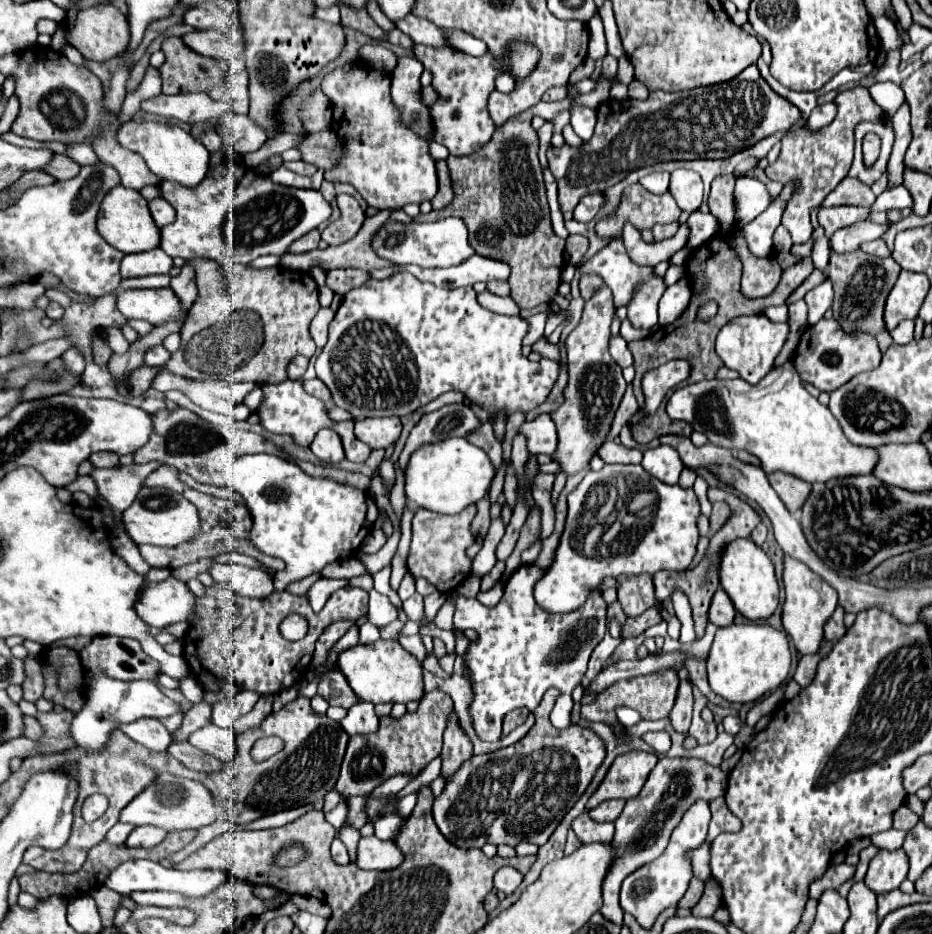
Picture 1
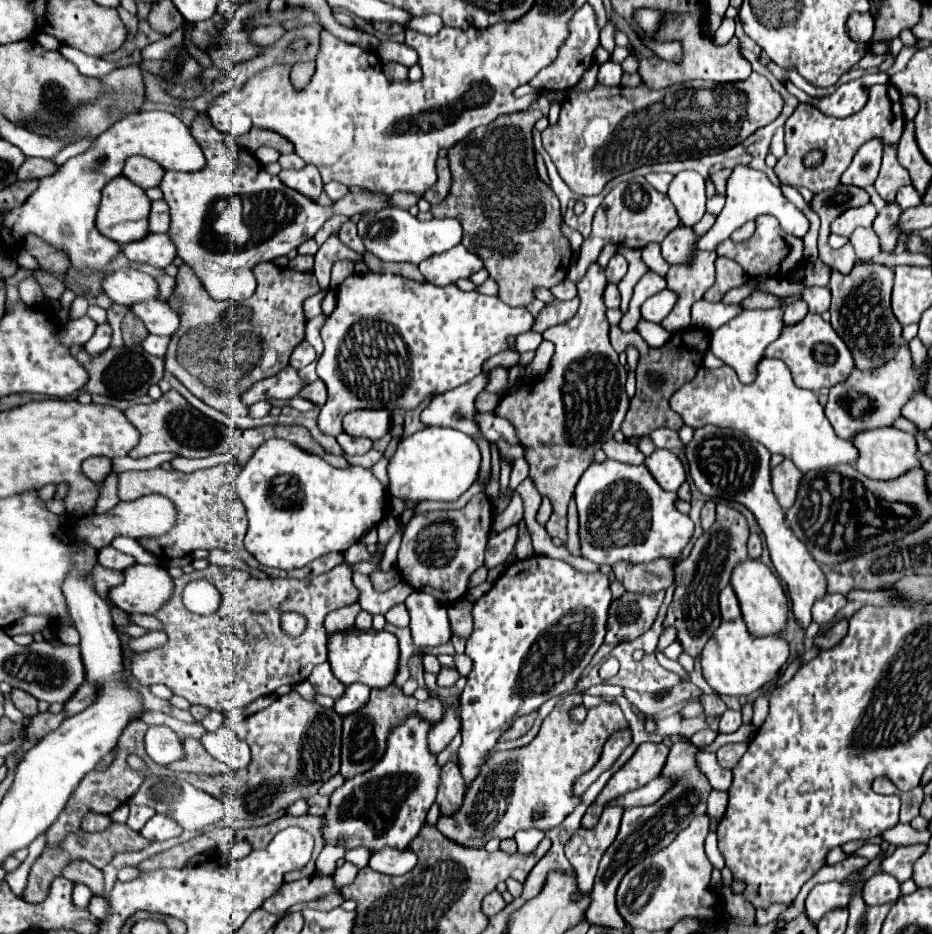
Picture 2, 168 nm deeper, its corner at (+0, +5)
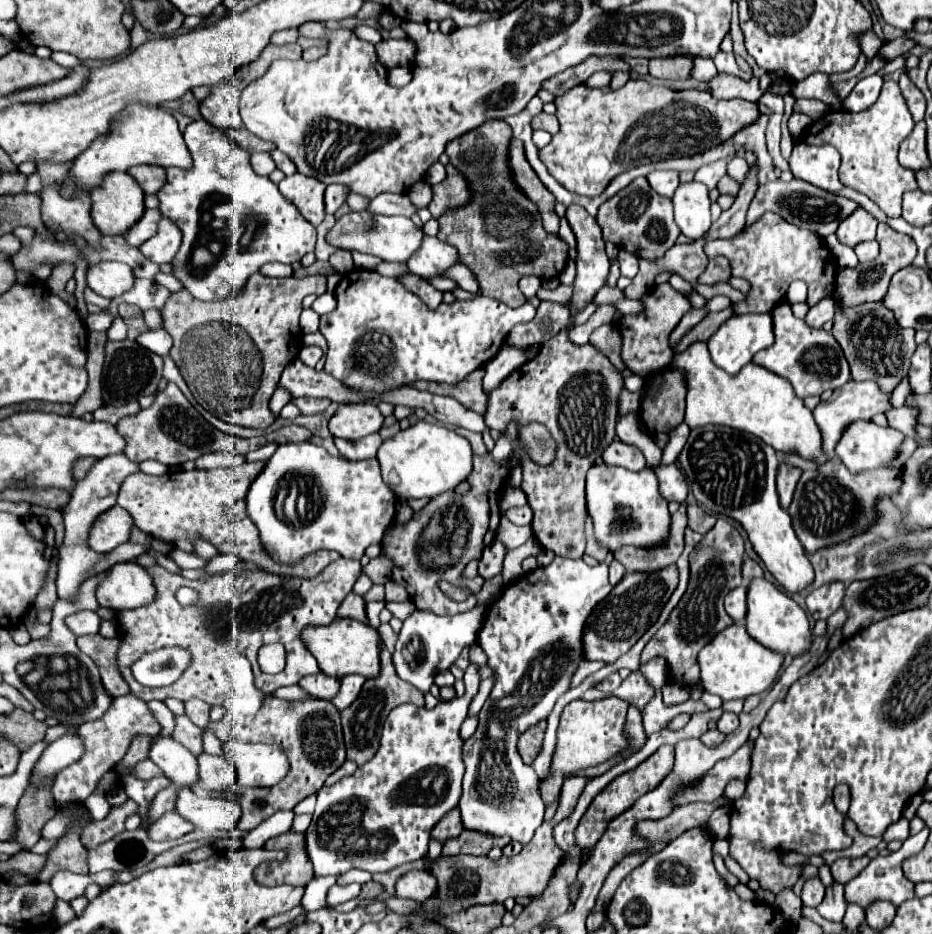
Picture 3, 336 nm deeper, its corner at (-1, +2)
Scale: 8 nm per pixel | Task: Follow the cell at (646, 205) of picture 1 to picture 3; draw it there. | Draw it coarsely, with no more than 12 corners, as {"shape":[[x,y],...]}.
{"shape":[[637,177],[599,207],[605,241],[661,259],[673,203]]}

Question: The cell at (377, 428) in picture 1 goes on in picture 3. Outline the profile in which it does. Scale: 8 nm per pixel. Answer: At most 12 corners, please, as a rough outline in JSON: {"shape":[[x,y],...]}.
{"shape":[[339,405],[333,437],[357,441],[381,429],[377,405]]}

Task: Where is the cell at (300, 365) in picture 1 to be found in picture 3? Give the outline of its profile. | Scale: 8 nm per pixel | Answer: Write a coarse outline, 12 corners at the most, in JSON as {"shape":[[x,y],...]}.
{"shape":[[317,345],[299,351],[301,361],[309,367],[321,359],[323,351]]}

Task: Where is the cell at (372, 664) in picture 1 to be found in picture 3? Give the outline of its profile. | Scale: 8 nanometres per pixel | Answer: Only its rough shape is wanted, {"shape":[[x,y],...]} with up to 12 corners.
{"shape":[[335,617],[301,639],[331,677],[379,673],[379,631]]}

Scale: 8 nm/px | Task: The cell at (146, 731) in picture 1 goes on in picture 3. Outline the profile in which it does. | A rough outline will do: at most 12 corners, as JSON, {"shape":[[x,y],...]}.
{"shape":[[159,735],[149,757],[177,787],[199,783],[195,755]]}

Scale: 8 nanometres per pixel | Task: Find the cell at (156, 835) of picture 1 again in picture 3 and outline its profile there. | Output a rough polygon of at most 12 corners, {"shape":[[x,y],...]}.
{"shape":[[177,811],[161,815],[151,827],[153,841],[179,839],[195,829]]}

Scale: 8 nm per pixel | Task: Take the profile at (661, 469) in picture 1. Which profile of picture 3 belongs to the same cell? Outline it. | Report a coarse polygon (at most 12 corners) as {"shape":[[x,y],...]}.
{"shape":[[675,465],[655,469],[667,501],[683,503],[689,487]]}

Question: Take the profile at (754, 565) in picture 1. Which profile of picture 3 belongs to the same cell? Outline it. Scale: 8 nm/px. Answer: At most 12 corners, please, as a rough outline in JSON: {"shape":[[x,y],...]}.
{"shape":[[767,579],[747,593],[747,633],[801,657],[813,643],[805,611]]}

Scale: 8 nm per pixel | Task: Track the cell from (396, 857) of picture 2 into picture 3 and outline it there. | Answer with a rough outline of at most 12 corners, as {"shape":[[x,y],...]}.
{"shape":[[425,871],[397,881],[397,897],[425,903],[437,879]]}

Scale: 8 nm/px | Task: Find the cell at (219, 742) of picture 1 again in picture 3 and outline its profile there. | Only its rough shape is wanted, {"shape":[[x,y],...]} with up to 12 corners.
{"shape":[[231,739],[223,749],[241,787],[273,787],[289,773],[279,745]]}

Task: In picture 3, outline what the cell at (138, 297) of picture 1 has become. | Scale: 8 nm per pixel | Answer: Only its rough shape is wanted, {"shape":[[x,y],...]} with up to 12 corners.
{"shape":[[101,261],[87,269],[87,287],[113,299],[133,287],[129,265]]}

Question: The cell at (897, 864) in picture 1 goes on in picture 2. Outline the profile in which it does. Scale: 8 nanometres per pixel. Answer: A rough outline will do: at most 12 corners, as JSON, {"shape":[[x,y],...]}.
{"shape":[[890,874],[866,880],[862,898],[866,906],[892,902],[900,884]]}

